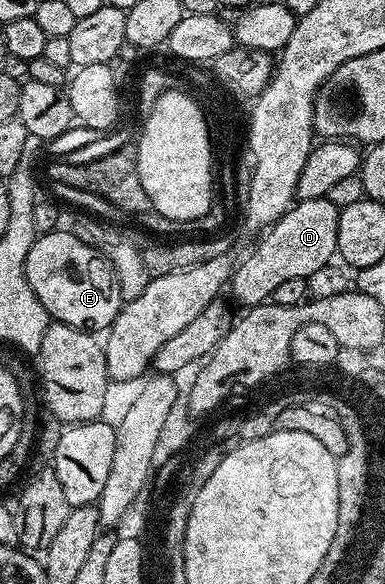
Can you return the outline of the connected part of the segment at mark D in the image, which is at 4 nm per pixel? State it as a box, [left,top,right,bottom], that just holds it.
[231,198,339,307]

